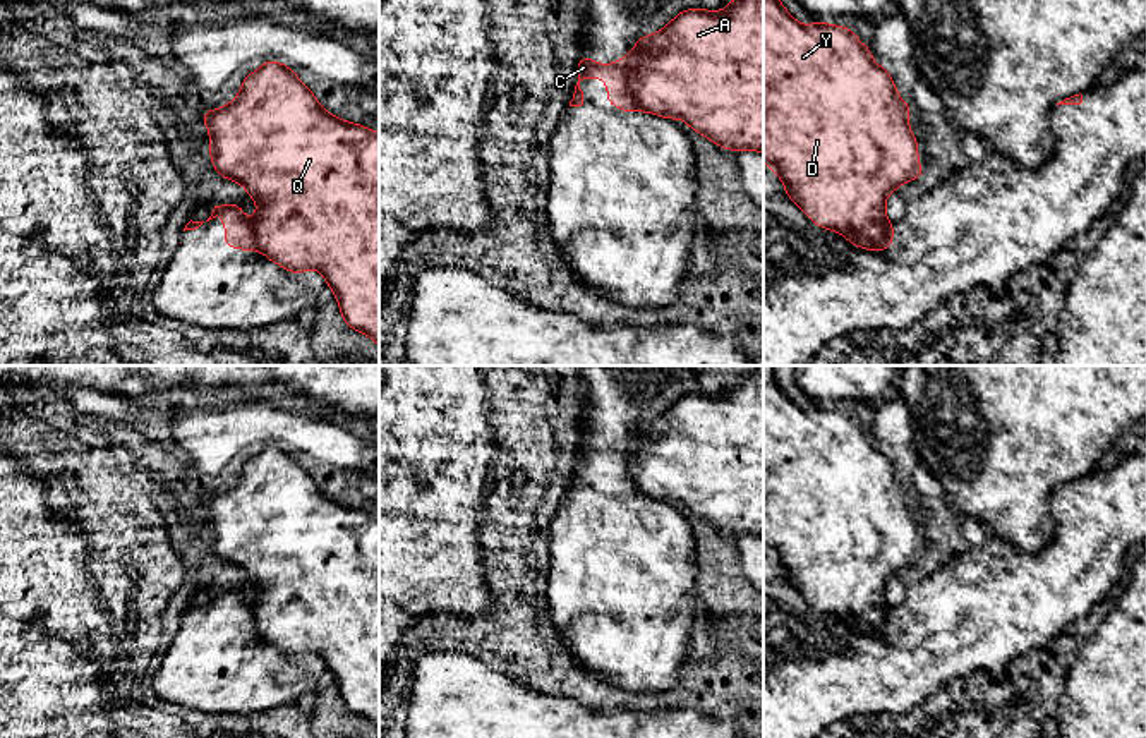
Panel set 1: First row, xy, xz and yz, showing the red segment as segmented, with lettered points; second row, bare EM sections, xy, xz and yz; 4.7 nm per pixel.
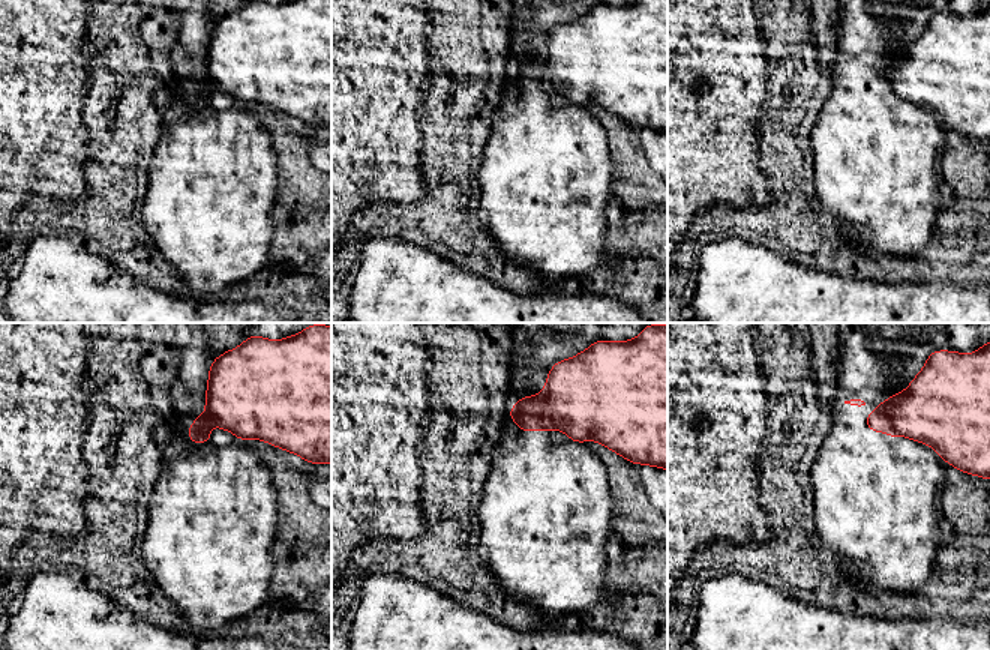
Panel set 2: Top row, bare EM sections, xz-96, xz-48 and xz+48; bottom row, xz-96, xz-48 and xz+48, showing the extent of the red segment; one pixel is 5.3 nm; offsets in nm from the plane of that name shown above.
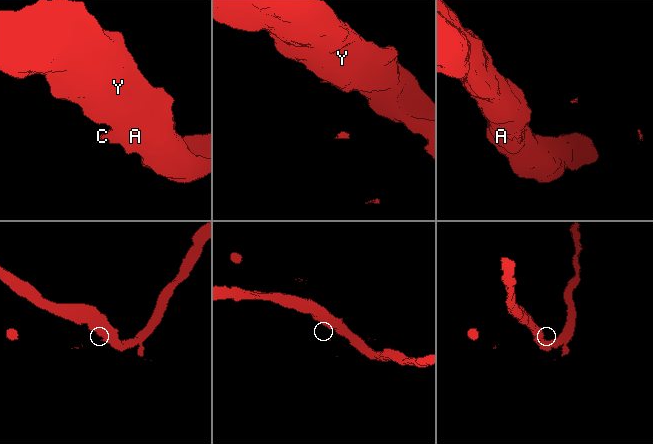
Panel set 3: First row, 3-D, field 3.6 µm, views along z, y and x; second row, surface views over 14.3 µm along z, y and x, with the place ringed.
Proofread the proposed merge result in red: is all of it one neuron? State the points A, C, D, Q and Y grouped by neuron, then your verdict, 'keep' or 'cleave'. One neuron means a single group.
groups A D Q Y / C; cleave

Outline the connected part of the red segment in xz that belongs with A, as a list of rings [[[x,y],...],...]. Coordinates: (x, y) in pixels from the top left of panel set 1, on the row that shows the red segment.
[[[731,0],[719,12],[679,12],[664,29],[636,41],[626,81],[645,112],[681,118],[724,149],[763,153],[763,0]]]

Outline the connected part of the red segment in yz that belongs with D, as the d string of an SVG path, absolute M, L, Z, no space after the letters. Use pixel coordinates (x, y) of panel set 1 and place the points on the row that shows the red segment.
M763 0L763 161L775 170L786 187L786 196L793 199L806 216L818 227L839 232L853 245L872 251L884 240L887 228L885 199L904 182L923 177L925 168L918 163L918 142L908 125L911 108L896 91L896 84L887 70L872 60L868 45L861 45L849 27L830 26L817 21L811 26L799 24L787 14L779 0Z

